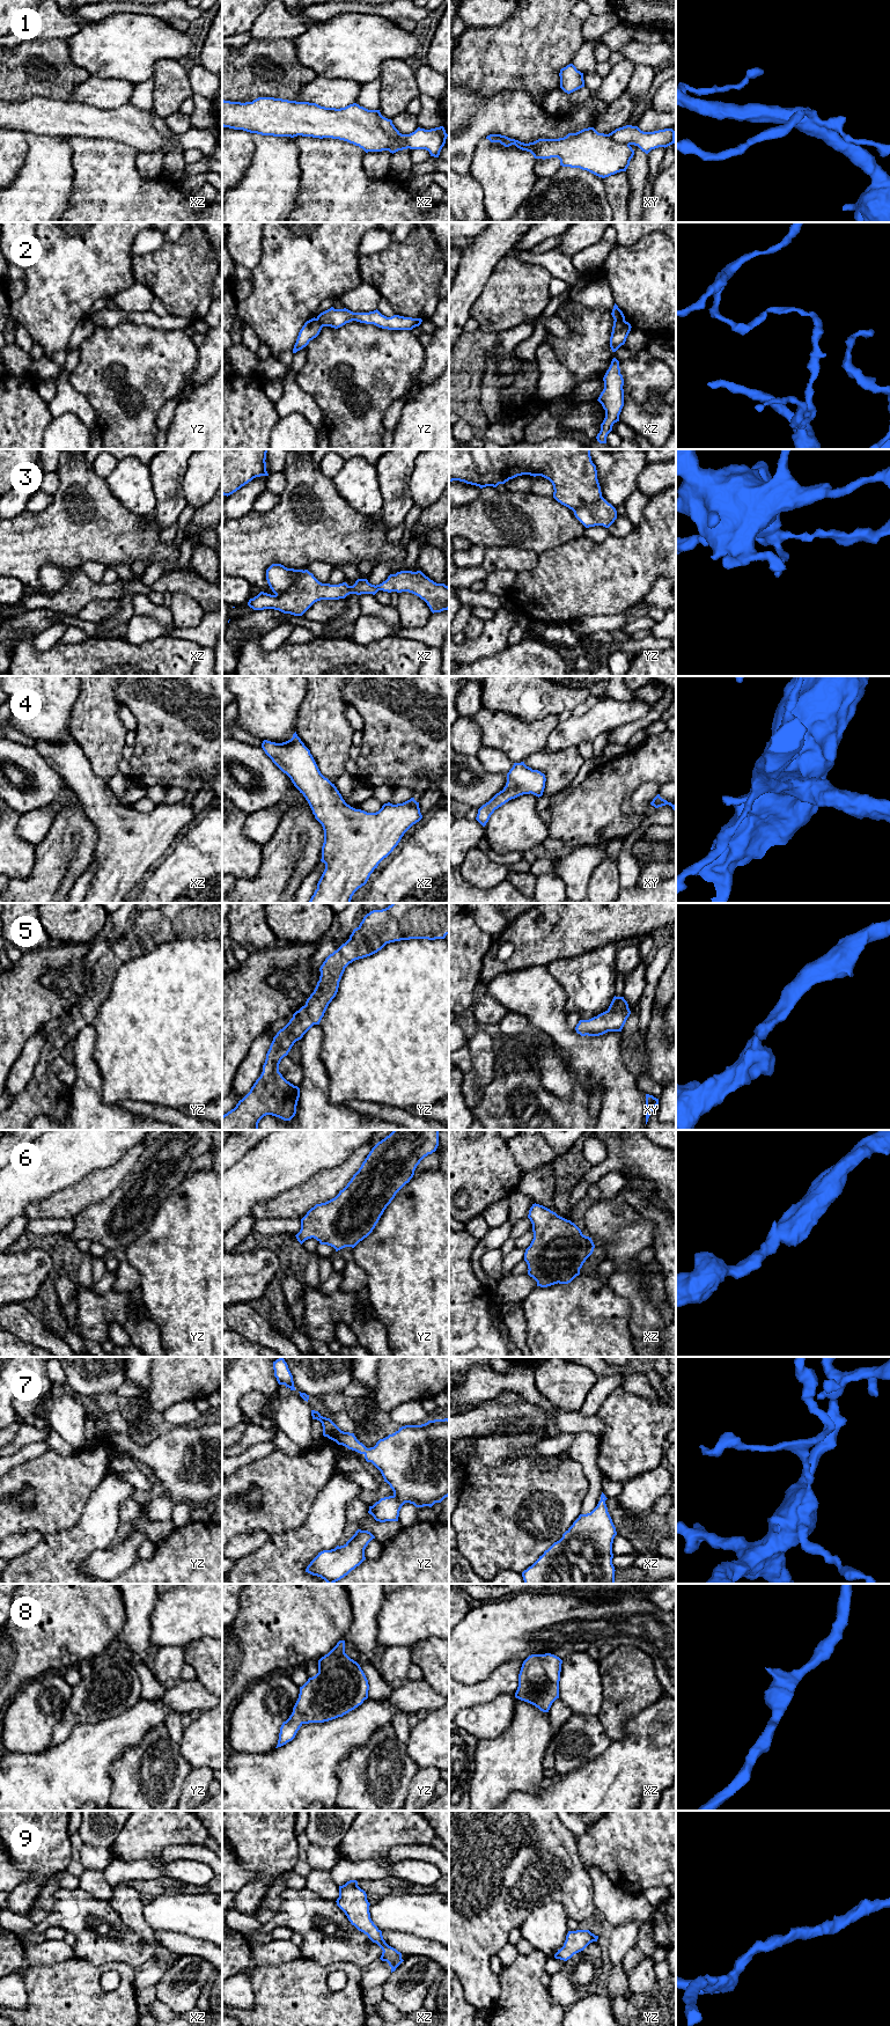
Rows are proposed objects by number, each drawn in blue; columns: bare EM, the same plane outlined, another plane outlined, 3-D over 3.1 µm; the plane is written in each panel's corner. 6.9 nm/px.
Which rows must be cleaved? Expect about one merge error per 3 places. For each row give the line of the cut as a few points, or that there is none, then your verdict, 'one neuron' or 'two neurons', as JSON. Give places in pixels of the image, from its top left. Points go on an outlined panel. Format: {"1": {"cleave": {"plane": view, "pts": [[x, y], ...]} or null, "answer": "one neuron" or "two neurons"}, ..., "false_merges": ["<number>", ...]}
{"1": {"cleave": null, "answer": "one neuron"}, "2": {"cleave": {"plane": "xz", "pts": [[615, 318], [624, 321]]}, "answer": "two neurons"}, "3": {"cleave": {"plane": "xz", "pts": [[303, 571], [282, 594], [276, 595]]}, "answer": "two neurons"}, "4": {"cleave": {"plane": "xz", "pts": [[306, 747], [304, 769], [302, 771], [293, 771], [288, 776]]}, "answer": "two neurons"}, "5": {"cleave": null, "answer": "one neuron"}, "6": {"cleave": null, "answer": "one neuron"}, "7": {"cleave": null, "answer": "one neuron"}, "8": {"cleave": null, "answer": "one neuron"}, "9": {"cleave": null, "answer": "one neuron"}, "false_merges": ["2", "3", "4"]}

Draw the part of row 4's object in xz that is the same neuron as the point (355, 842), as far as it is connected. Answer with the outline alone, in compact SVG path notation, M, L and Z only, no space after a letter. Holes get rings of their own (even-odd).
M308 748L304 750L304 771L292 772L289 778L324 830L321 861L325 864L325 869L309 903L352 903L354 893L367 883L370 874L393 851L404 834L422 819L419 802L414 798L397 805L388 802L376 813L355 809L345 802L334 784L321 773Z

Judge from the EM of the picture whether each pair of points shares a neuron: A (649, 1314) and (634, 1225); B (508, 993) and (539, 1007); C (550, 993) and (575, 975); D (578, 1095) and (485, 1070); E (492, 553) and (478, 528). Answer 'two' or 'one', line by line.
A: one
B: one
C: two
D: two
E: two

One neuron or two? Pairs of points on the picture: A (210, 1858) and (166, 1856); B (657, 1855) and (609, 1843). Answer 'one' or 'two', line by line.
A: one
B: one

